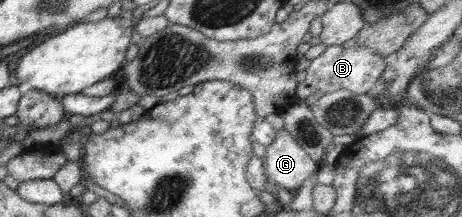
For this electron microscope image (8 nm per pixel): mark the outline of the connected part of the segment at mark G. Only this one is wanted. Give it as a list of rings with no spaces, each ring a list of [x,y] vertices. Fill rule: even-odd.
[[[284,130],[276,132],[274,140],[265,147],[264,153],[263,170],[268,183],[294,193],[298,191],[300,184],[320,167]]]

